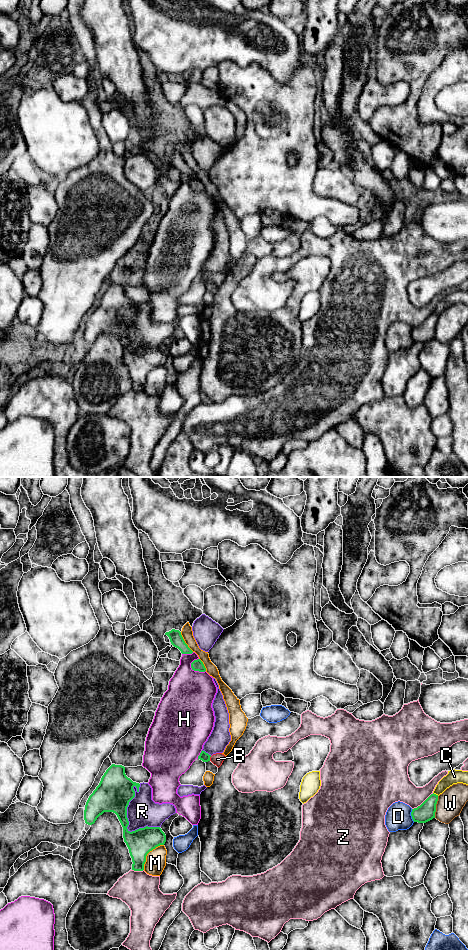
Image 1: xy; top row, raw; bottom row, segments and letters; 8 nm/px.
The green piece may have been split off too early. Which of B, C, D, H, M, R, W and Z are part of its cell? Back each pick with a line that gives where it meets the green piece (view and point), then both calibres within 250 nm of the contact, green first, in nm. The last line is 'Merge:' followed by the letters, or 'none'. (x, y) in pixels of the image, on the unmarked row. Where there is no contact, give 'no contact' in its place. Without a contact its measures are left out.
B: xy (209, 278) | 80/100 nm
Merge: B

